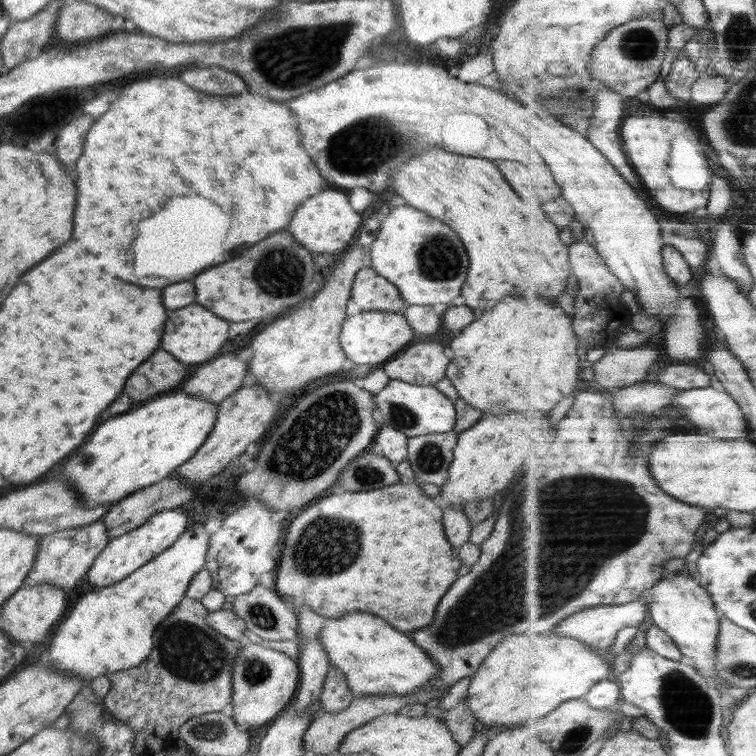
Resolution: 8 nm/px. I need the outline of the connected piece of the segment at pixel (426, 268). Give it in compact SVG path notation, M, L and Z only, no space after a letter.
M397 206L382 222L376 240L371 244L371 267L376 274L398 287L407 305L447 304L461 295L469 258L463 242L436 218L411 206Z

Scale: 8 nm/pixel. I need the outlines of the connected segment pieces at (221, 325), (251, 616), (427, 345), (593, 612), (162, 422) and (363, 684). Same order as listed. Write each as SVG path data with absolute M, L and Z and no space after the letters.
M190 304L180 310L168 310L168 322L166 322L166 332L162 338L162 348L176 356L182 364L202 364L218 357L222 348L227 347L228 342L228 322L212 314L210 310L202 308L200 304Z
M256 584L248 594L243 594L234 598L232 611L246 623L246 629L257 634L264 640L299 640L299 623L296 610L291 606L291 602L277 593L277 591L265 588Z
M421 342L406 348L404 352L390 362L386 362L382 368L392 380L403 380L408 384L426 385L436 384L436 381L445 377L445 372L449 366L449 359L444 354L445 348L438 342Z
M644 597L636 602L617 605L600 605L599 607L590 607L582 612L570 616L564 623L560 624L554 632L560 636L571 636L585 642L592 648L602 651L604 654L609 654L610 646L614 646L618 632L626 627L642 626L645 616L648 616L649 601Z
M181 388L158 395L152 402L146 402L140 408L134 408L100 424L92 432L90 440L84 442L84 446L76 452L76 456L64 464L62 476L74 486L74 491L82 497L86 509L120 503L120 500L146 486L159 484L164 478L174 474L183 462L190 460L208 438L216 422L218 407L218 404L192 396Z
M348 612L338 620L326 620L319 641L331 666L344 673L354 695L410 695L427 685L439 671L439 666L424 656L424 652L416 648L408 636L372 614Z

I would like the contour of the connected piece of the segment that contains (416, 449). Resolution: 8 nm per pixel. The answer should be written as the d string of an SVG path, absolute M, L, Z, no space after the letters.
M434 433L407 437L407 459L415 474L425 484L442 486L457 445L457 433Z

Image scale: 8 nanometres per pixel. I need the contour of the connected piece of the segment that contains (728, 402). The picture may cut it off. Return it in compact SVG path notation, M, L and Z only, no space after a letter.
M712 386L706 388L693 388L691 391L680 391L671 402L678 408L683 416L691 420L698 430L704 430L706 434L722 440L738 440L738 438L750 438L751 425L739 401L728 391L721 392Z

